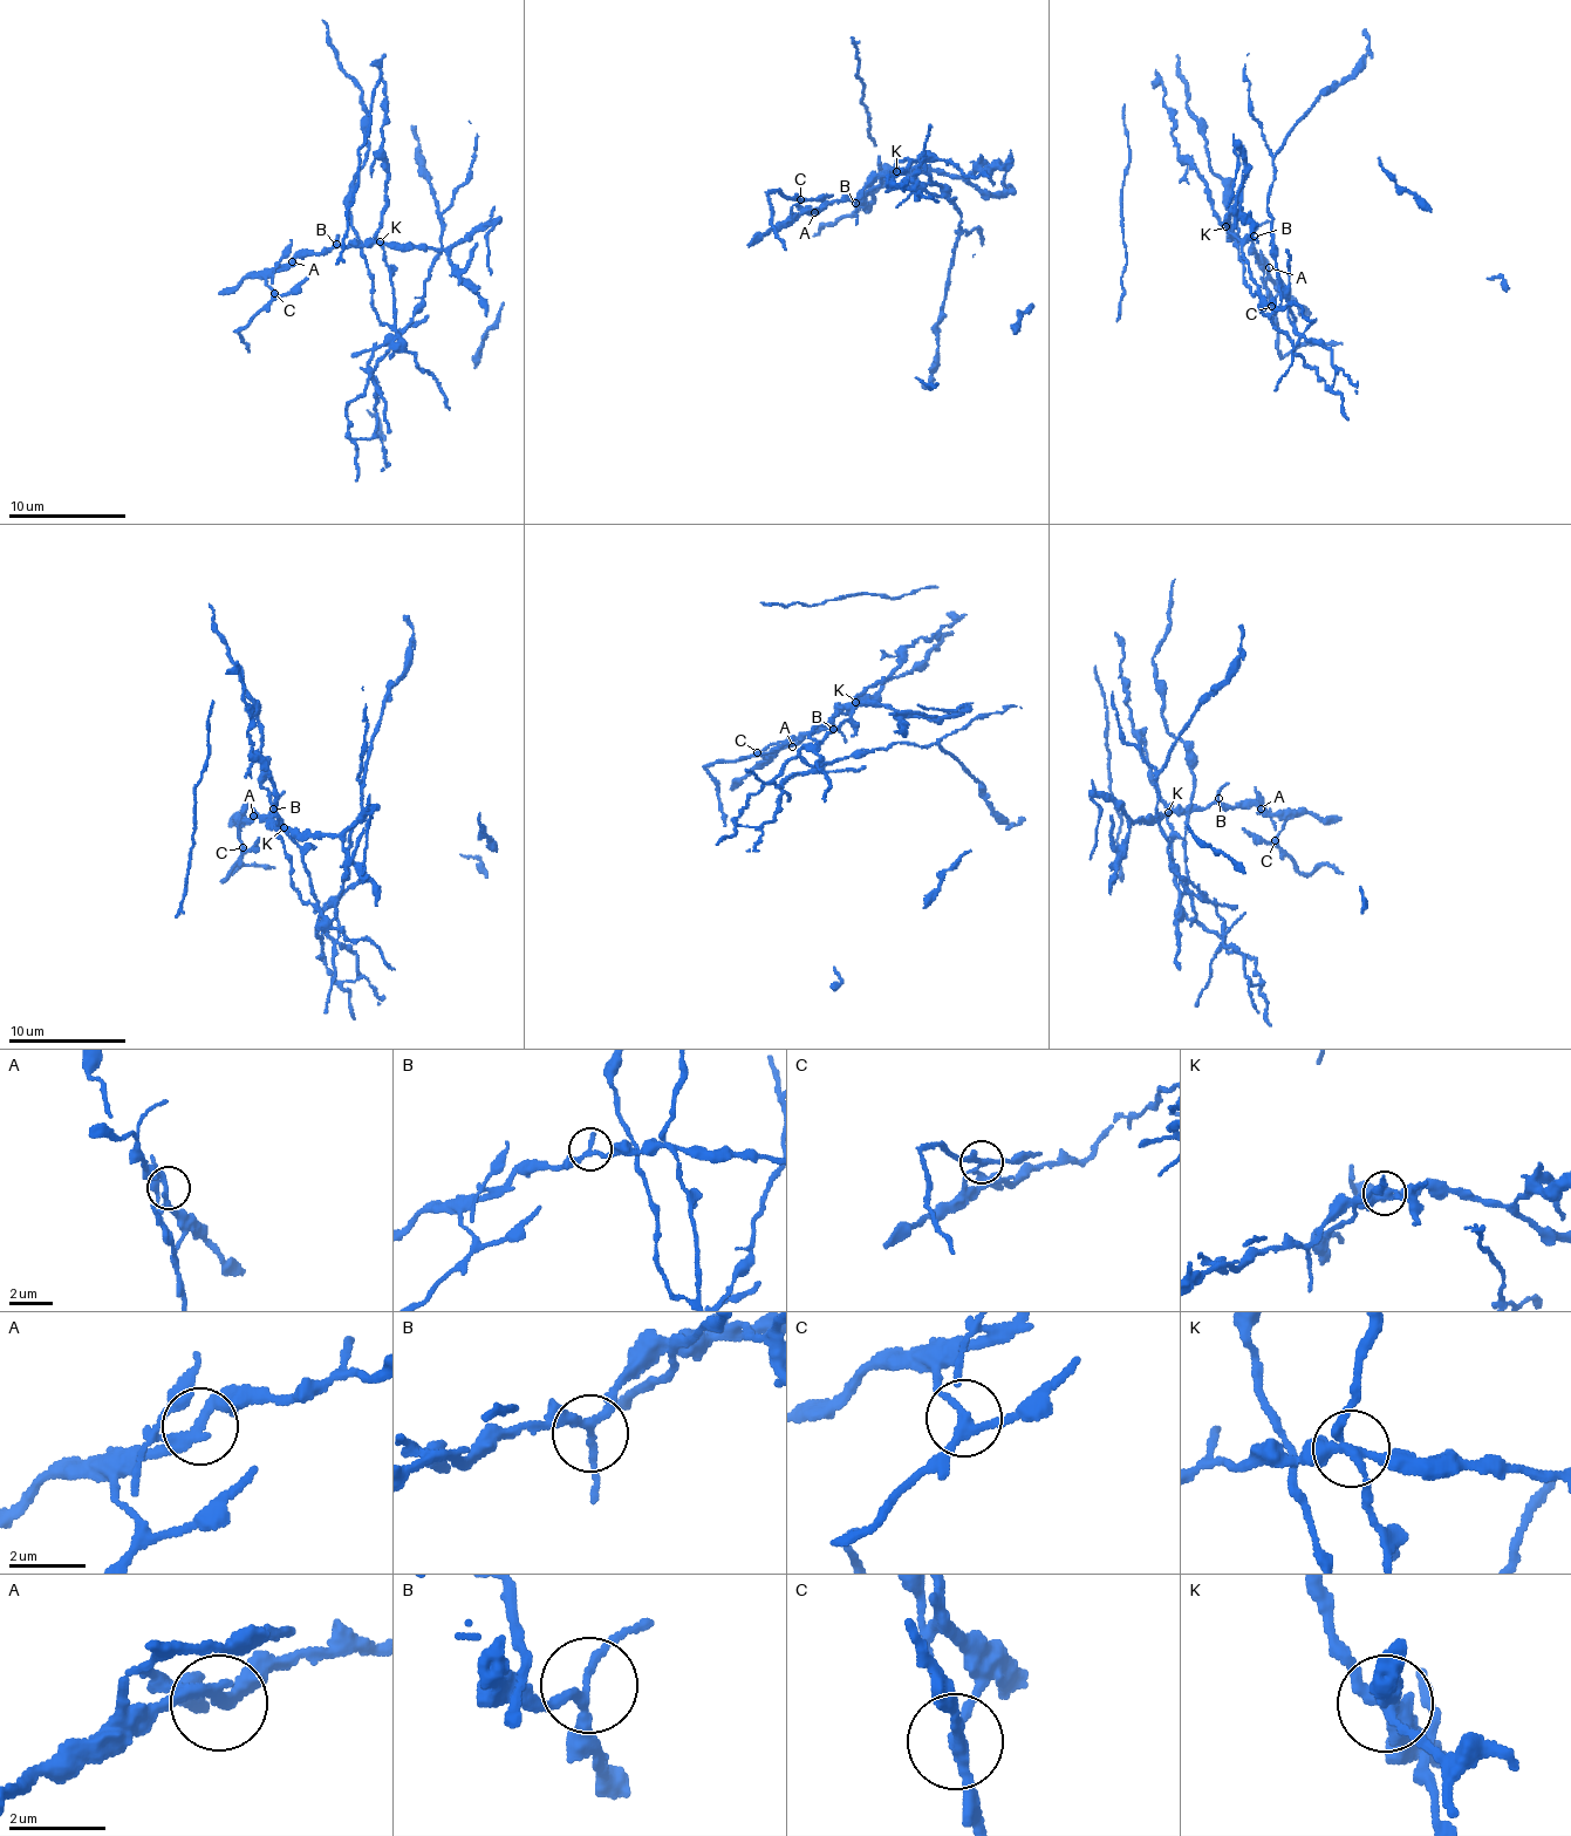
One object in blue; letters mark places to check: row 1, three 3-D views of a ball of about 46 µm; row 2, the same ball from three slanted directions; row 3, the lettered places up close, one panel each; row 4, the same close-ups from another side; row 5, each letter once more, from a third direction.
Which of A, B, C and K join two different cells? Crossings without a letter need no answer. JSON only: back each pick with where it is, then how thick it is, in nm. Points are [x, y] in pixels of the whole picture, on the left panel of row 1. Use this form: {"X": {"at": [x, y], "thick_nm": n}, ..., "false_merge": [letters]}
{"C": {"at": [274, 293], "thick_nm": 200}, "K": {"at": [380, 241], "thick_nm": 280}, "false_merge": ["C", "K"]}

